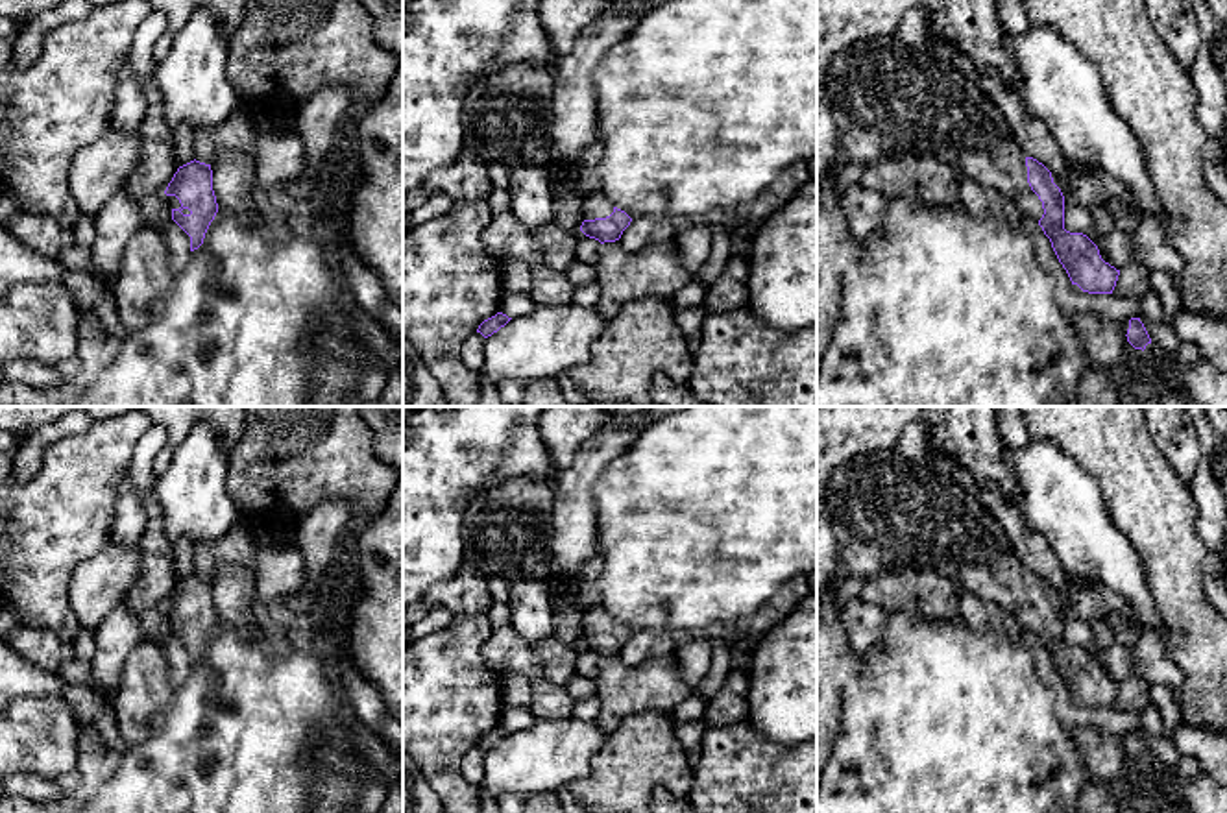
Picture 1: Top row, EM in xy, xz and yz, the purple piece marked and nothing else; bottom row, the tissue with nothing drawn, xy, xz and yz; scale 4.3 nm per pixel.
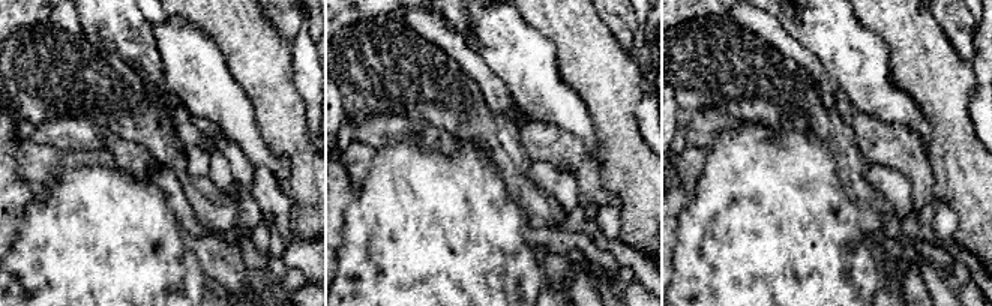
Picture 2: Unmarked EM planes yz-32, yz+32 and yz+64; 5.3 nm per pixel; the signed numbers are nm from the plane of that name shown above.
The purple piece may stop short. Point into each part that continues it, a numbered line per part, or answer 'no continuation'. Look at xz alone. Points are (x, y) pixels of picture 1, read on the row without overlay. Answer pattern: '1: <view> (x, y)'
1: xz (594, 619)

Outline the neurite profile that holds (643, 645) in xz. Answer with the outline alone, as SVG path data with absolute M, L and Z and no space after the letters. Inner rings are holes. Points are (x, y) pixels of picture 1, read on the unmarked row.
M652 628L632 632L619 652L621 660L630 667L645 665L667 654L674 654L671 634Z

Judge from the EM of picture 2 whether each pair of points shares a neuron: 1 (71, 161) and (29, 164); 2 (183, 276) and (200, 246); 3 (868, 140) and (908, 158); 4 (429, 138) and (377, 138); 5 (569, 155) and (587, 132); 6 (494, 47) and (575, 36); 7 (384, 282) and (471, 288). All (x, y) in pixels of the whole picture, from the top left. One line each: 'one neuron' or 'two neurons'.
1: one neuron
2: two neurons
3: one neuron
4: one neuron
5: two neurons
6: two neurons
7: one neuron

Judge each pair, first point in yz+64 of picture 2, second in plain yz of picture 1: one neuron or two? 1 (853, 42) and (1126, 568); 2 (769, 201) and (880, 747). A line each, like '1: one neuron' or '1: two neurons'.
1: one neuron
2: one neuron

